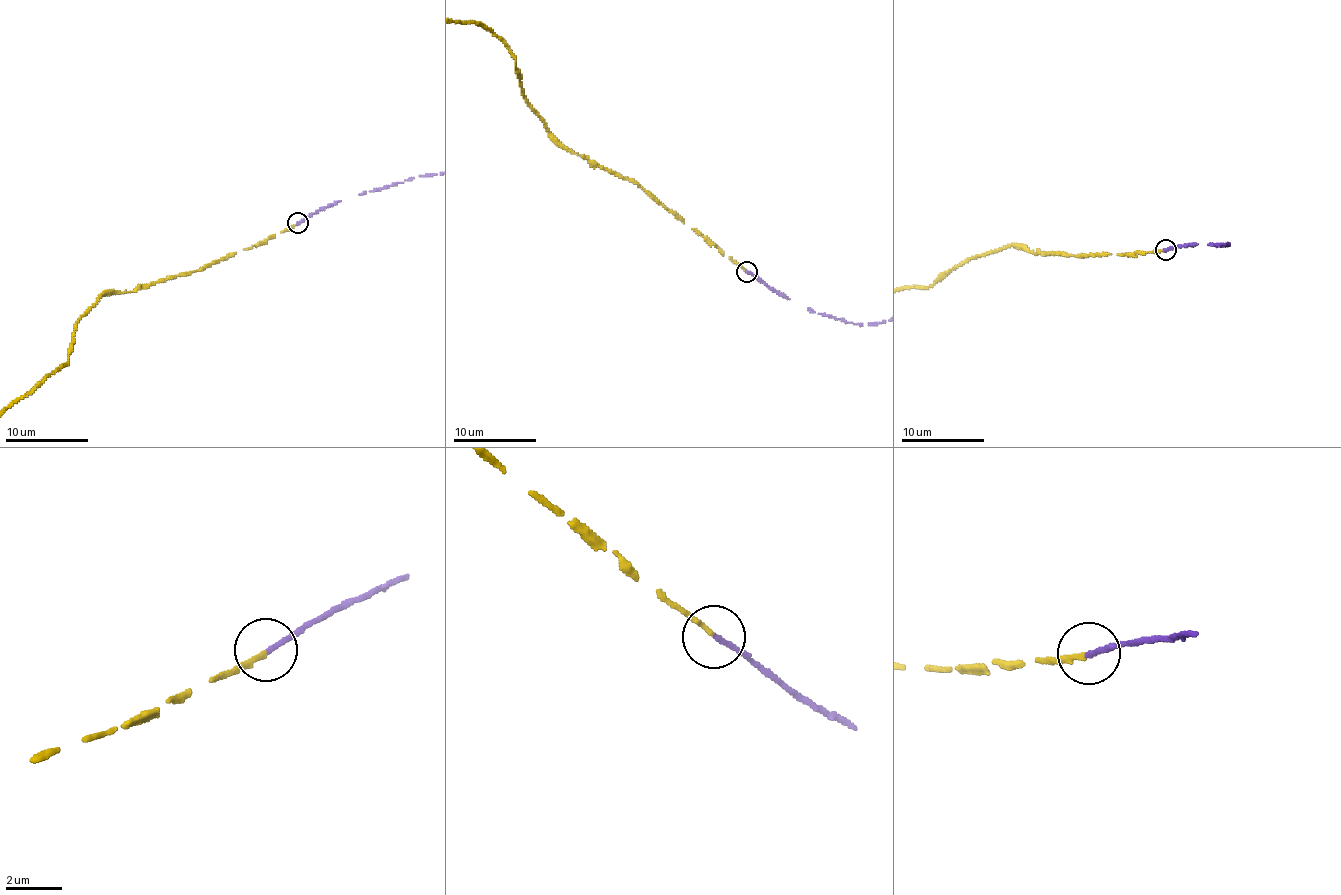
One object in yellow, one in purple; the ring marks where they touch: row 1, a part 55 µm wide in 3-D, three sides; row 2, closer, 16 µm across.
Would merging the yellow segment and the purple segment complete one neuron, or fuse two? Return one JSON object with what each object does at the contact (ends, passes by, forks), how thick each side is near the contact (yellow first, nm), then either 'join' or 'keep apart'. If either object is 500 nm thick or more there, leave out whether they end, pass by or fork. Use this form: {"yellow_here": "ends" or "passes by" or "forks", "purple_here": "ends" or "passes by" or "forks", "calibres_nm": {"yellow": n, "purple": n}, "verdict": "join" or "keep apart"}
{"yellow_here": "ends", "purple_here": "ends", "calibres_nm": {"yellow": 180, "purple": 170}, "verdict": "join"}

